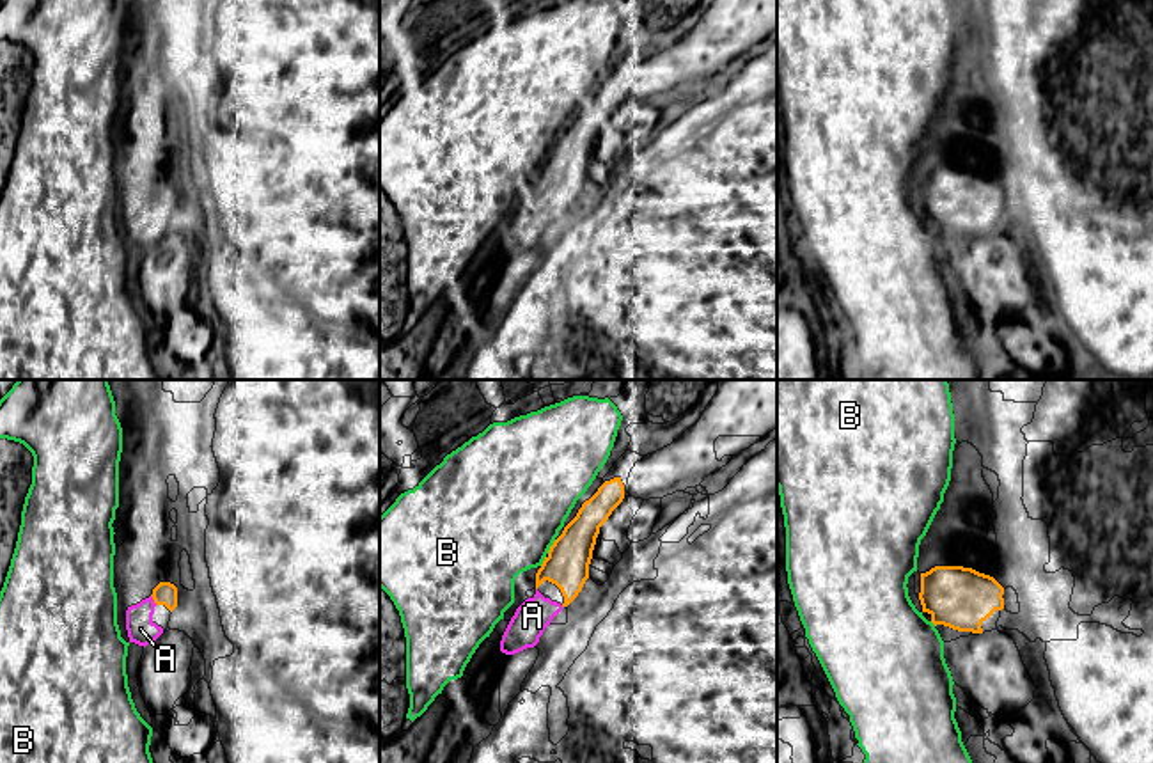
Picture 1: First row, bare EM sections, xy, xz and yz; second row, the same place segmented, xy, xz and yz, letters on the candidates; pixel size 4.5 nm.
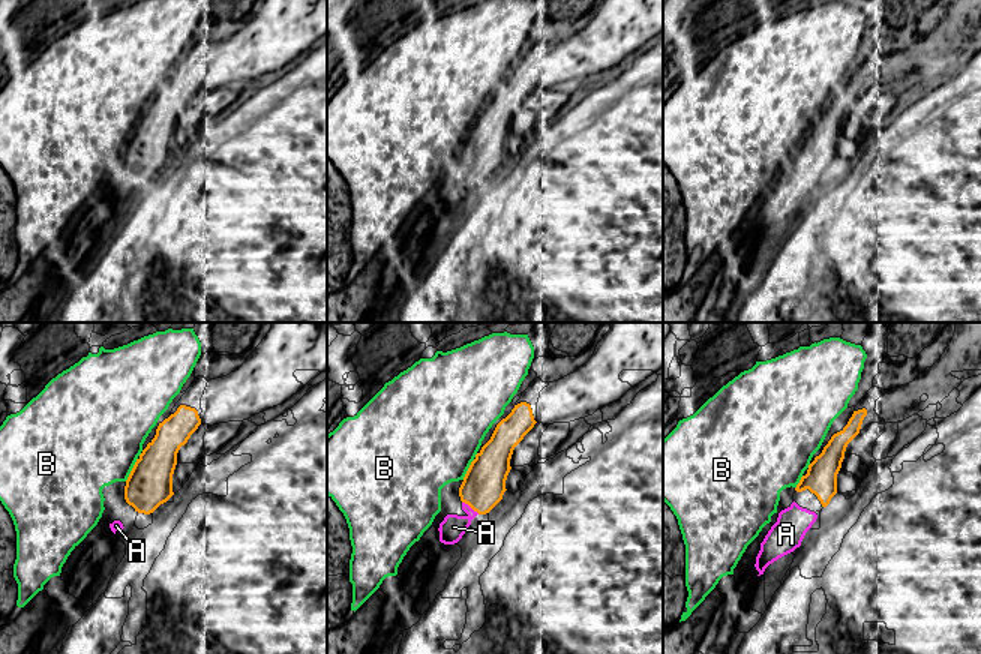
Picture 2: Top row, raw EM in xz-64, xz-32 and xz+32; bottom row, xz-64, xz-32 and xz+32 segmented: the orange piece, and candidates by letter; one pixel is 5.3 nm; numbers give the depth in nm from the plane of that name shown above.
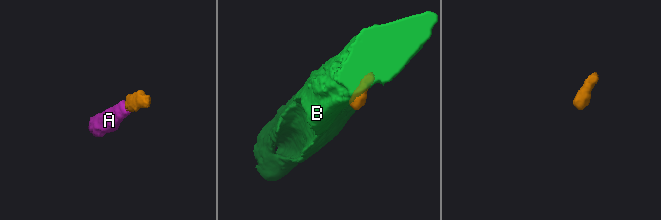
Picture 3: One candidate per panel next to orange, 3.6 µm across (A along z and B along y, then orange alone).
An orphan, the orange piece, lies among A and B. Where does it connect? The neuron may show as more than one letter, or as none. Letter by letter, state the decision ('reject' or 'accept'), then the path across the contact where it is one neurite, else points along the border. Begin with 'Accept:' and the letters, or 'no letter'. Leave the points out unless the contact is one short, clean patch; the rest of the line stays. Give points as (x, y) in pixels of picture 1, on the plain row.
Accept: A
A: accept; runs through xy (165, 196), (153, 201), (141, 217), (141, 231)
B: reject; border along xz (556, 142), (547, 155)

